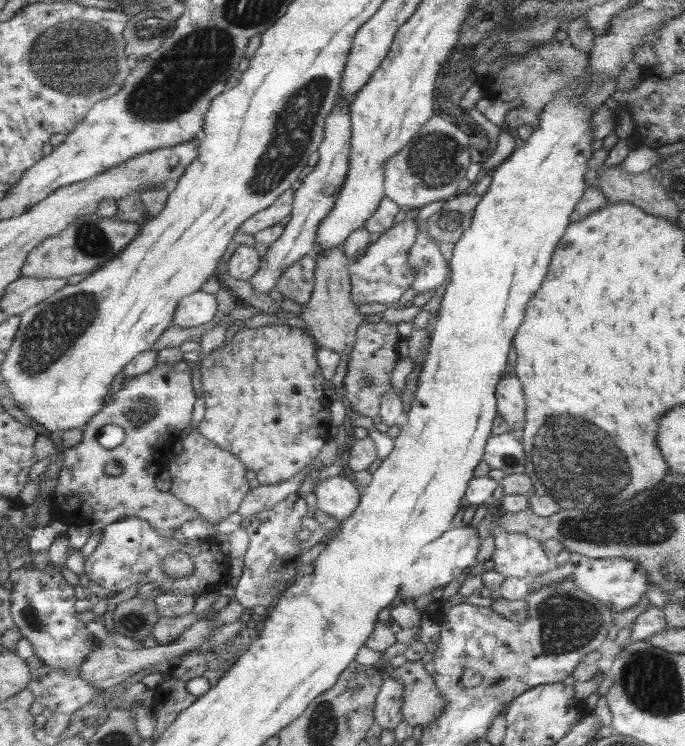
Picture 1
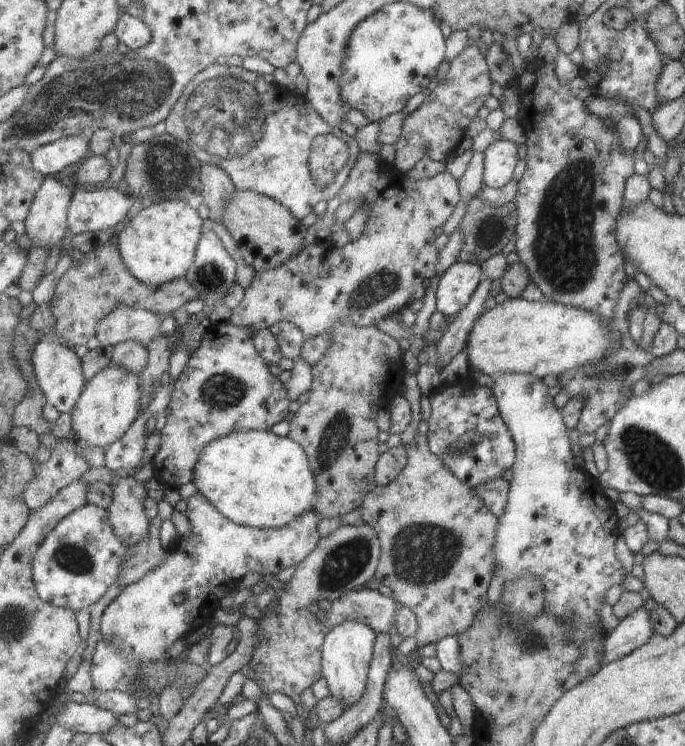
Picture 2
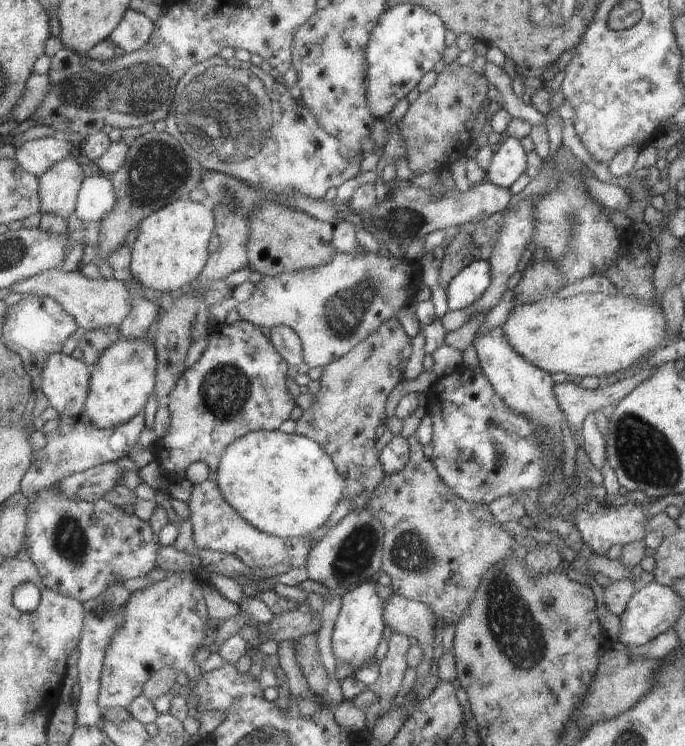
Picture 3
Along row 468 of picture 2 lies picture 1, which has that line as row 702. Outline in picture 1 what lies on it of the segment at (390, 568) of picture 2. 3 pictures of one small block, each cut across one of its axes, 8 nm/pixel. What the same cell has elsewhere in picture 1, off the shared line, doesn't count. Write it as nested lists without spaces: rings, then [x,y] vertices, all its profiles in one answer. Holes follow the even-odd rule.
[[[421,660],[407,661],[399,667],[388,664],[385,673],[404,681],[404,717],[413,728],[419,726],[426,730],[446,713],[448,700],[440,694],[436,677],[426,670],[426,664]]]

